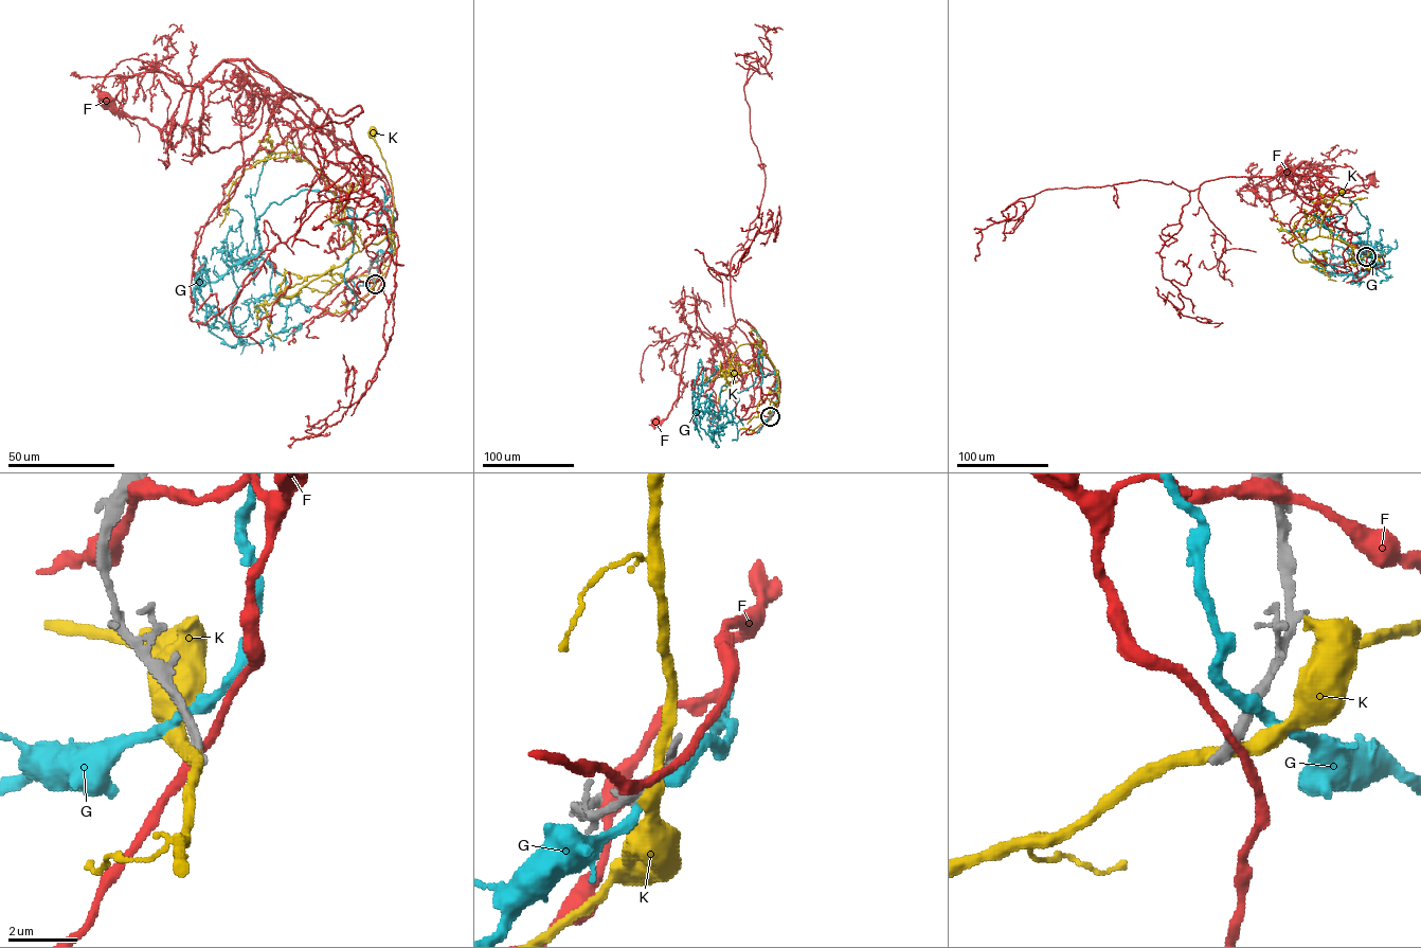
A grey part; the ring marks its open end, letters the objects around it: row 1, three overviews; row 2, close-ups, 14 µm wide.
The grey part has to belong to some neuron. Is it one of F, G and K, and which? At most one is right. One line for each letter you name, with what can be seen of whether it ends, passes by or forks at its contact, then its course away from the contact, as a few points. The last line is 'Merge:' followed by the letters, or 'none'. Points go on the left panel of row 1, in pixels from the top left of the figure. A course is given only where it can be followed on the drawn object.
Merge: none

